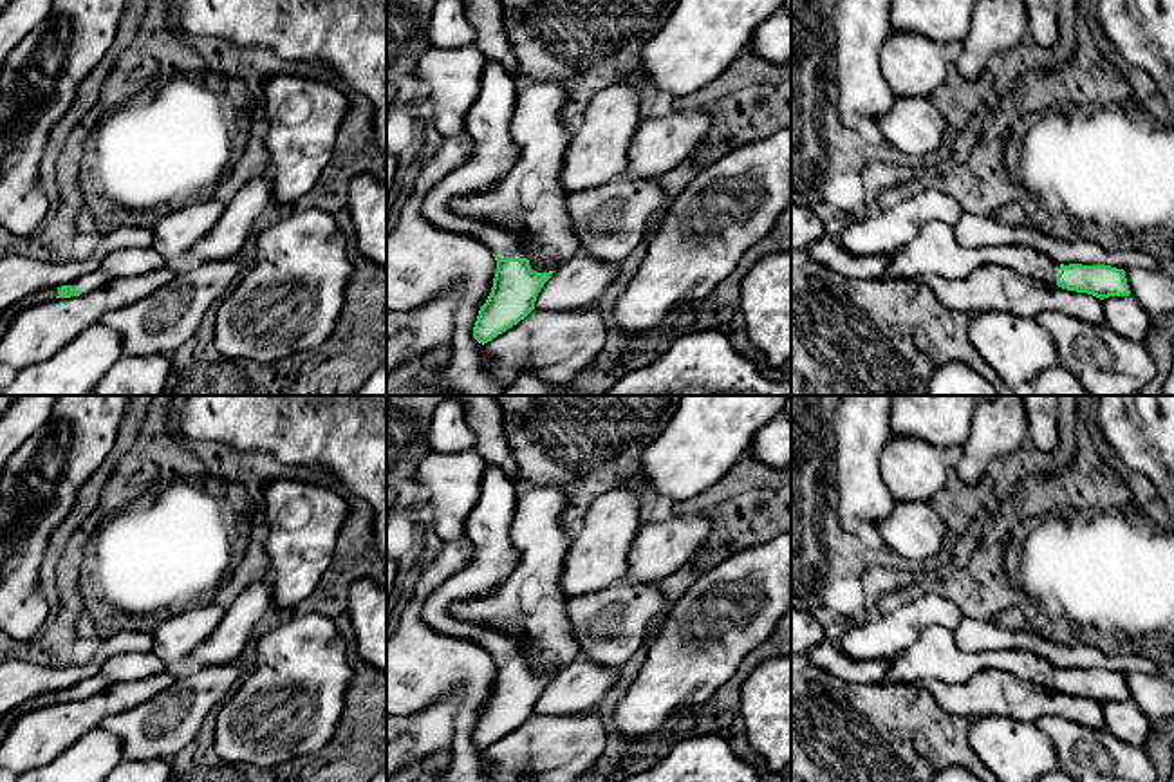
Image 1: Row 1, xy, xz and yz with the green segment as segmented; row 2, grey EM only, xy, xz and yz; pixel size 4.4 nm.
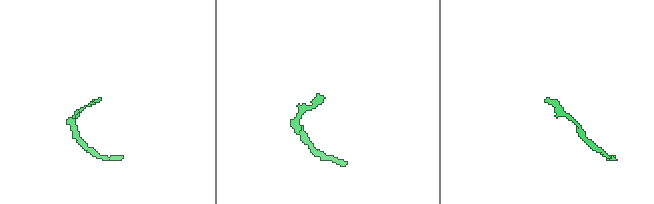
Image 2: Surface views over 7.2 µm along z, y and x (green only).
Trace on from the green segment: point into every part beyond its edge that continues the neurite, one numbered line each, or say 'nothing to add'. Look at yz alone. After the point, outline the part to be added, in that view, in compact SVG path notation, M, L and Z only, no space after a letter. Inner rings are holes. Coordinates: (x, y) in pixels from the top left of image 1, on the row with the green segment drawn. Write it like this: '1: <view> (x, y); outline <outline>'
1: yz (934, 251); outline M930 222L910 244L890 258L880 278L907 282L918 276L957 280L981 265L1002 265L1019 275L1057 285L1060 264L1028 244L963 247L954 228Z

